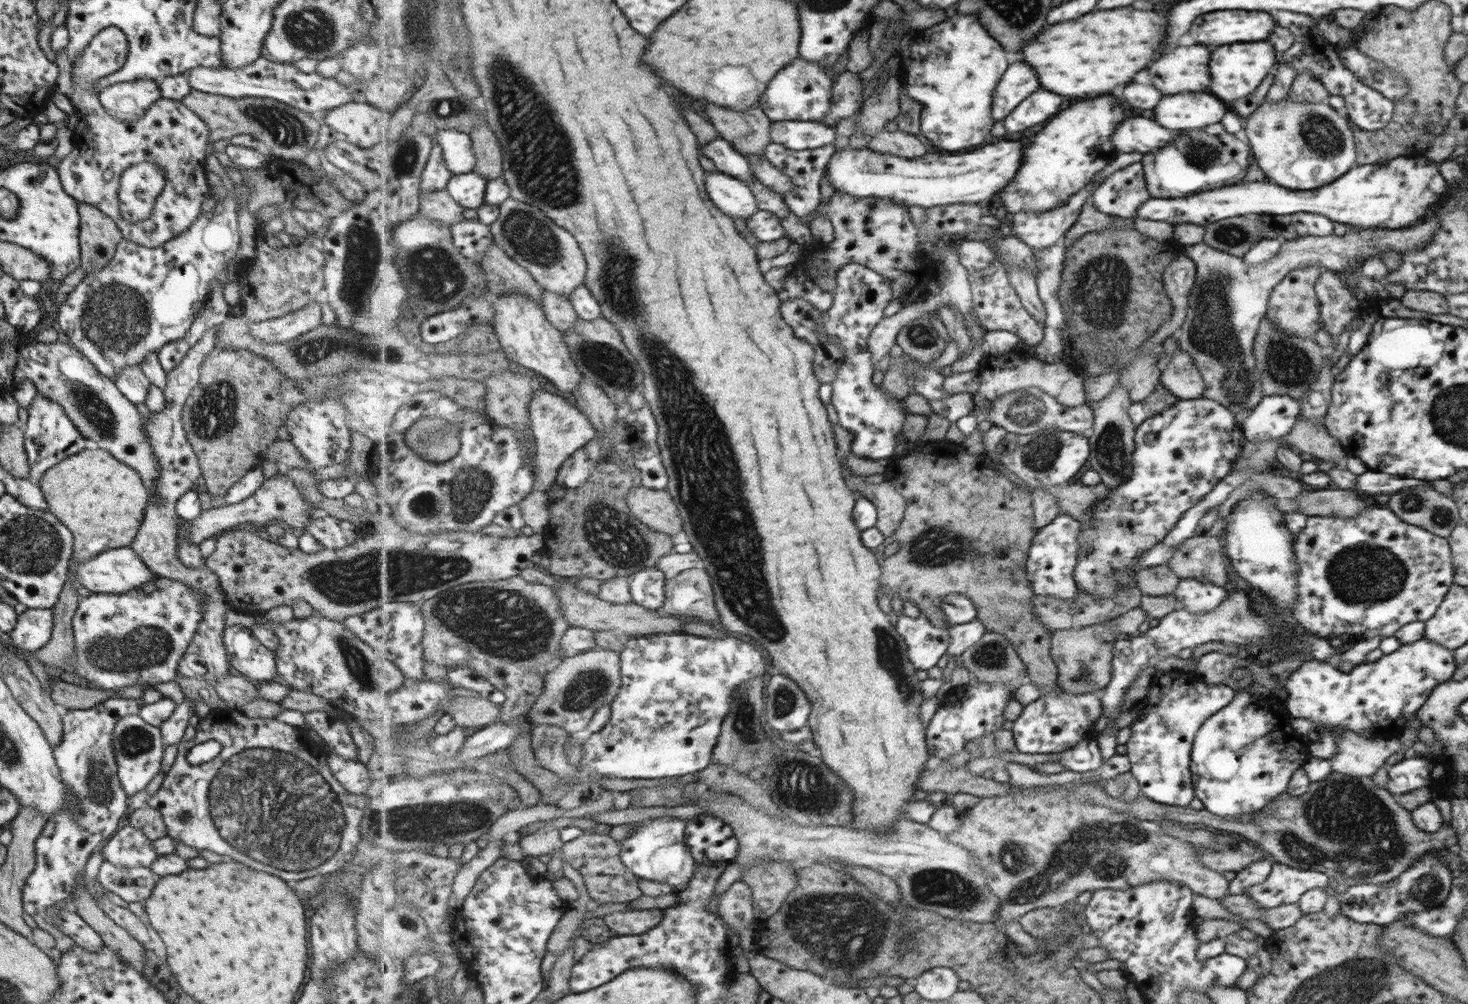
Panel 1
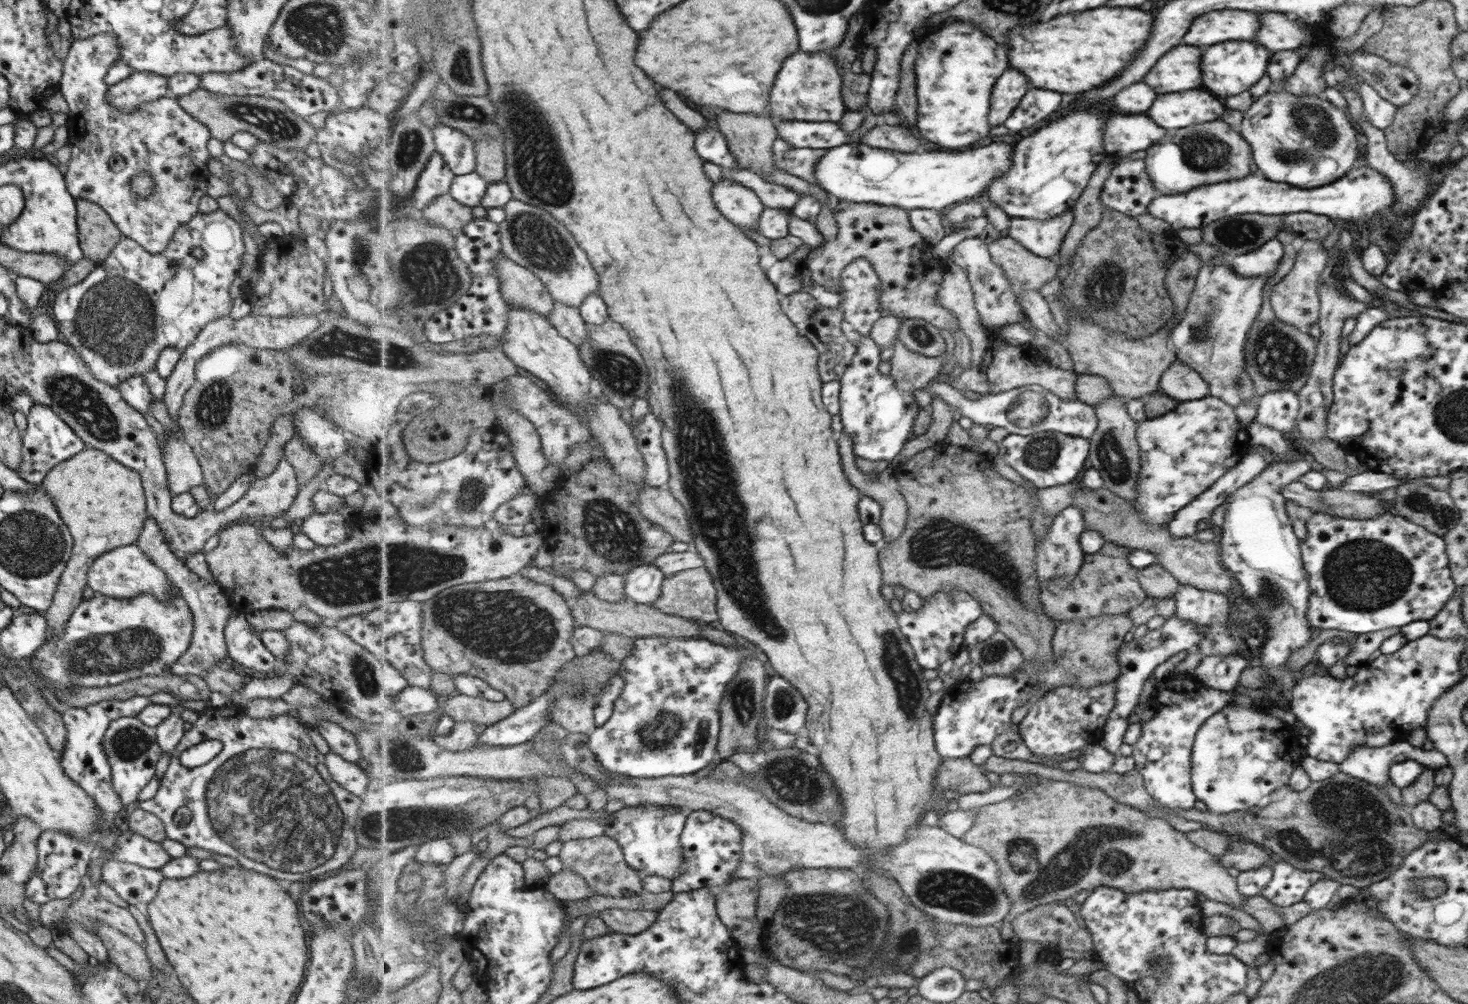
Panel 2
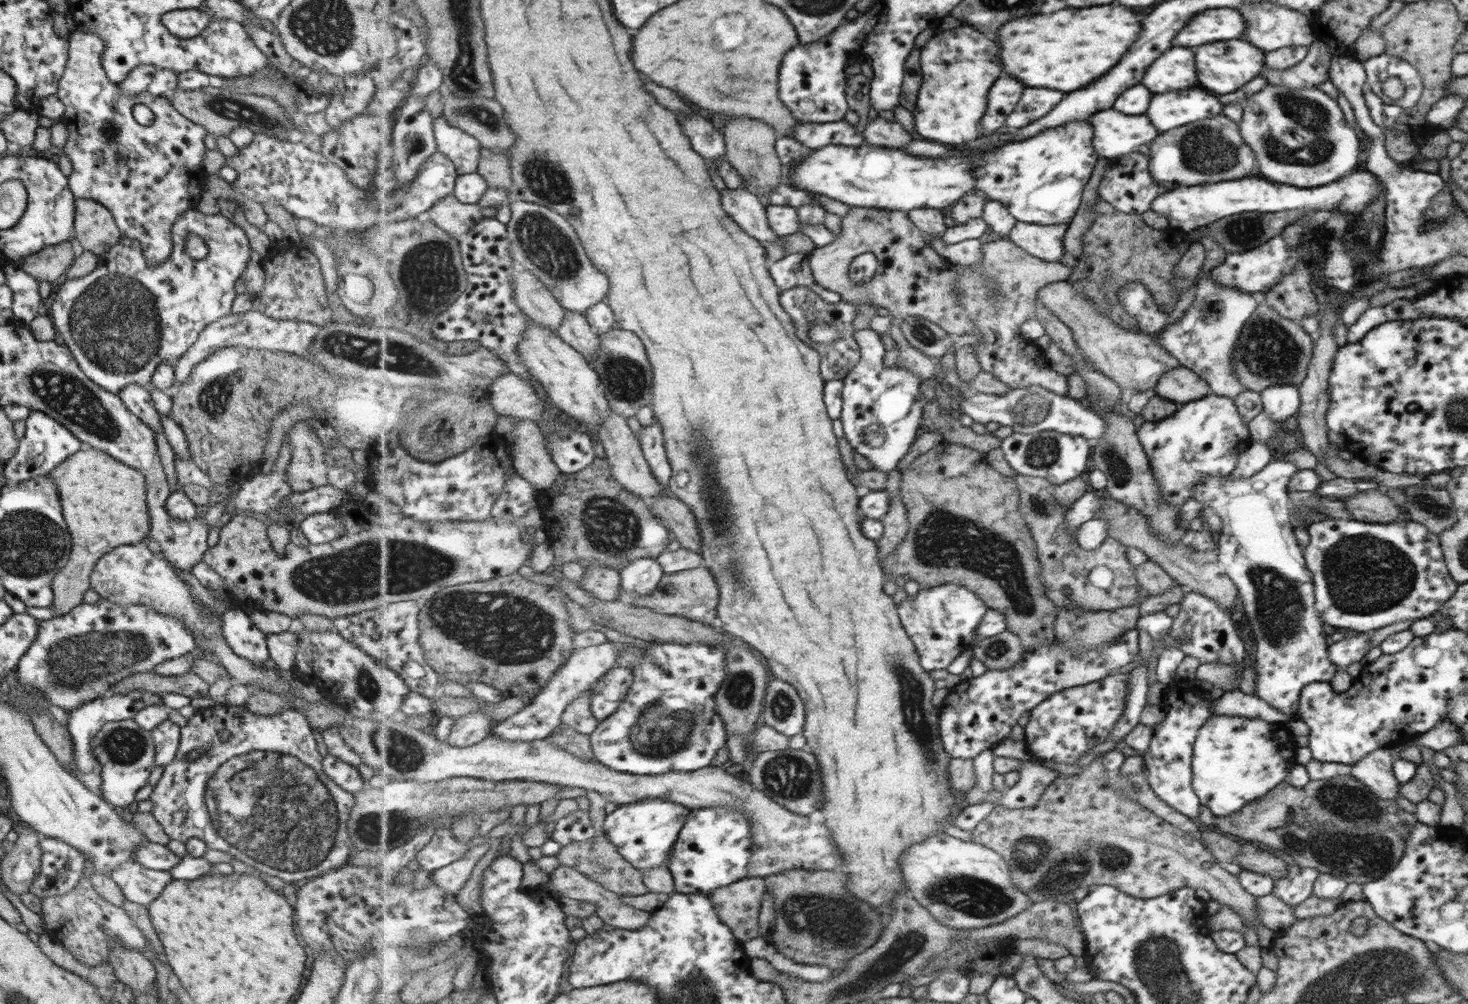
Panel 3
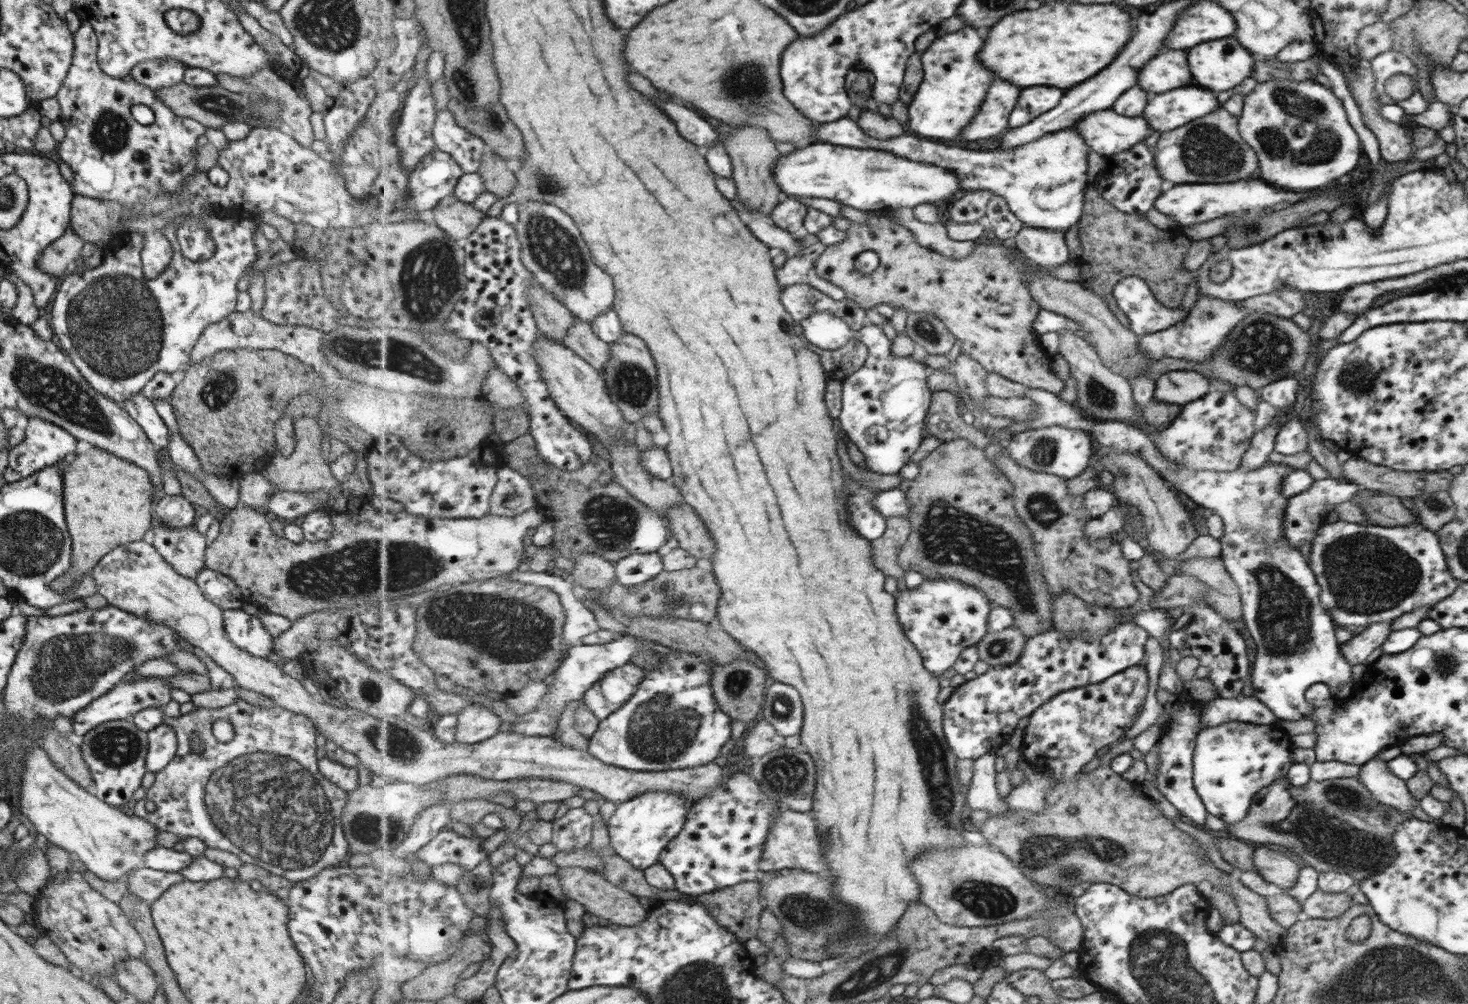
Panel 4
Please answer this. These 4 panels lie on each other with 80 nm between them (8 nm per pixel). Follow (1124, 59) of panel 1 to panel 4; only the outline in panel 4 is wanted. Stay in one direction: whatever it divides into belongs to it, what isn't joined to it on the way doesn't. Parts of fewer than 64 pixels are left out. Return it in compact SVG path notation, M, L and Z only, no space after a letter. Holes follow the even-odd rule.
M1049 2L1039 10L1023 10L1017 14L1005 16L997 26L991 28L983 54L979 54L981 62L995 72L997 78L1015 82L1017 86L1059 86L1059 90L1071 88L1099 70L1103 70L1115 56L1115 52L1129 38L1129 14L1119 10L1113 4L1057 4Z

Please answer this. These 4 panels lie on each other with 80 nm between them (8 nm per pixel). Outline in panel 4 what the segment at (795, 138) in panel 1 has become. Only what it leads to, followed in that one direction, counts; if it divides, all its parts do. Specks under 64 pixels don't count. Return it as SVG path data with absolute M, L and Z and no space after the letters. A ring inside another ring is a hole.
M855 120L820 122L818 142L860 149L879 149L910 158L917 162L936 164L956 172L962 180L964 192L991 190L1008 202L1010 209L1026 225L1064 233L1077 223L1081 216L1084 191L1089 185L1089 152L1082 135L1074 126L1045 133L1039 140L1016 149L995 148L989 152L977 152L967 148L953 148L945 144L929 142L917 135L895 138L873 138Z

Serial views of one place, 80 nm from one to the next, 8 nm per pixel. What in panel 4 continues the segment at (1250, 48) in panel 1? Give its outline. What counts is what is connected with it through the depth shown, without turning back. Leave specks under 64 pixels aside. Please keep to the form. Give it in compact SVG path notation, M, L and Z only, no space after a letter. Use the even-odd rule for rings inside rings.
M1233 35L1219 39L1219 42L1203 42L1187 50L1187 62L1191 62L1191 74L1195 74L1195 84L1207 88L1213 94L1223 93L1241 84L1251 76L1257 58Z

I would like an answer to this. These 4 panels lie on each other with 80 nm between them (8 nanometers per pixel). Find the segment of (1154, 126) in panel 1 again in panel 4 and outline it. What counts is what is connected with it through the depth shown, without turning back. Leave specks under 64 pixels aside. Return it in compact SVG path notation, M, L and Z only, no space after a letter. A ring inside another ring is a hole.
M1110 108L1087 114L1074 128L1091 151L1105 158L1129 150L1152 131L1143 117L1121 116Z

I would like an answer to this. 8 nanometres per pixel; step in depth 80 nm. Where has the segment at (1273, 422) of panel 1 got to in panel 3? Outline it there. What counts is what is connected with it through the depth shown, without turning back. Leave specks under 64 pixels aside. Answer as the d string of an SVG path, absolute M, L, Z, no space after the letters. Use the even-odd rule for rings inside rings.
M1281 385L1264 388L1259 392L1262 411L1273 421L1284 421L1301 406L1297 385Z

